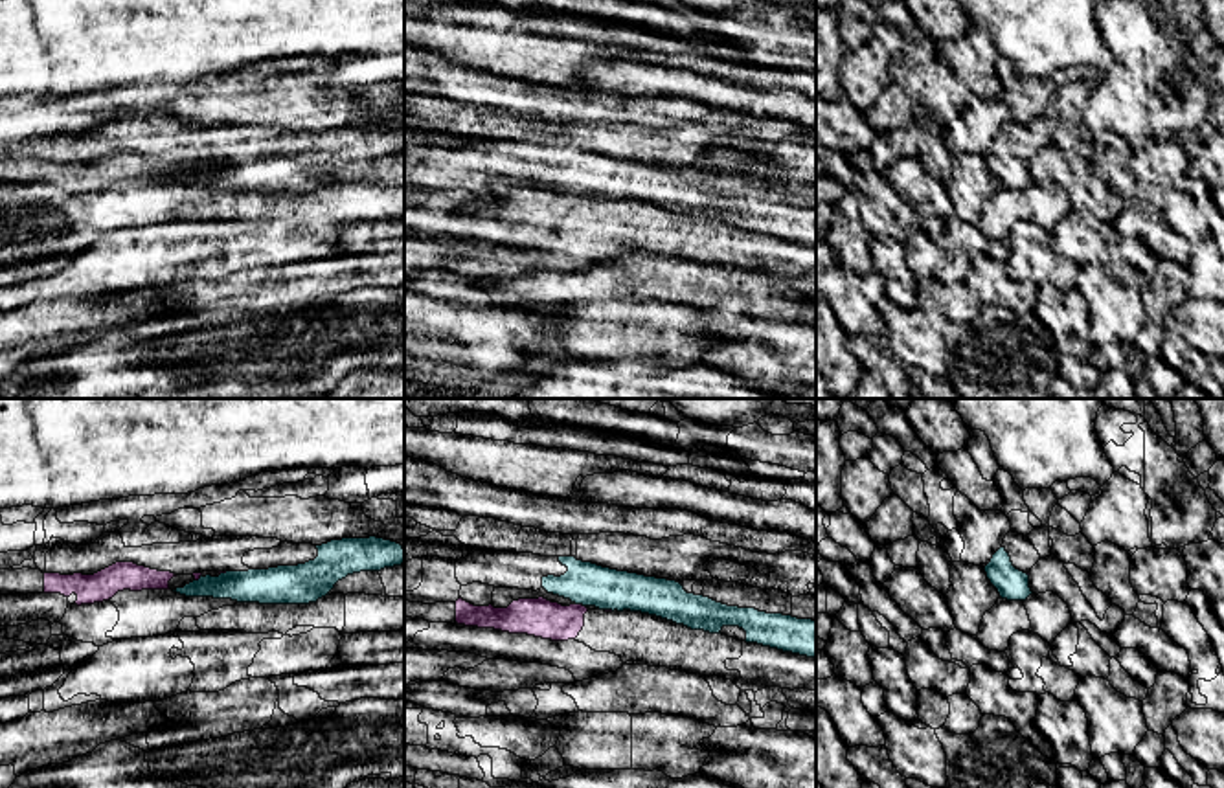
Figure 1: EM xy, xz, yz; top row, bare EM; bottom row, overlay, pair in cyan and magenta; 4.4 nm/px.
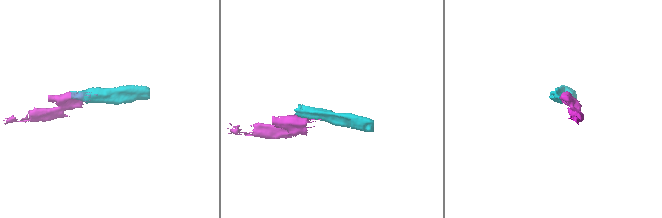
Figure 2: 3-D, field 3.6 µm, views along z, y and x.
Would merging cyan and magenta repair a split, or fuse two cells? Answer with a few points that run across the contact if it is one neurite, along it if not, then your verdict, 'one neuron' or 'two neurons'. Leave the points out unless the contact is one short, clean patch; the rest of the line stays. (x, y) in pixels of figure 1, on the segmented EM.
xz (576, 603), (585, 607) | two neurons

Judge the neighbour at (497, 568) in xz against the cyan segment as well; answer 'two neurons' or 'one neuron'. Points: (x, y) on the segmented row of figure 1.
one neuron

